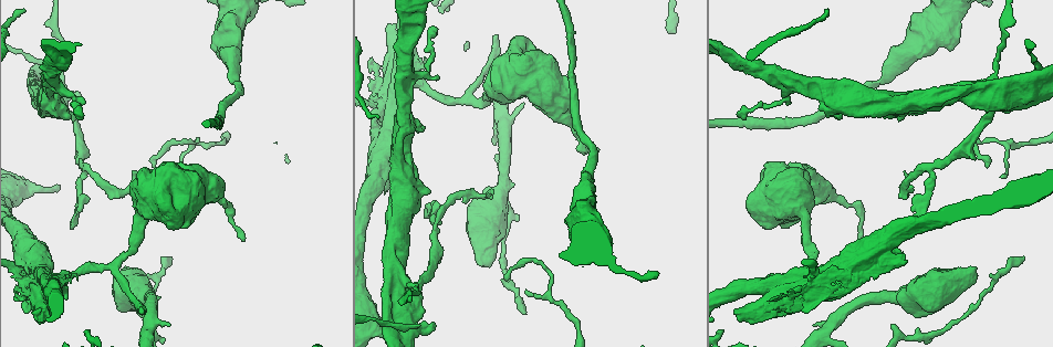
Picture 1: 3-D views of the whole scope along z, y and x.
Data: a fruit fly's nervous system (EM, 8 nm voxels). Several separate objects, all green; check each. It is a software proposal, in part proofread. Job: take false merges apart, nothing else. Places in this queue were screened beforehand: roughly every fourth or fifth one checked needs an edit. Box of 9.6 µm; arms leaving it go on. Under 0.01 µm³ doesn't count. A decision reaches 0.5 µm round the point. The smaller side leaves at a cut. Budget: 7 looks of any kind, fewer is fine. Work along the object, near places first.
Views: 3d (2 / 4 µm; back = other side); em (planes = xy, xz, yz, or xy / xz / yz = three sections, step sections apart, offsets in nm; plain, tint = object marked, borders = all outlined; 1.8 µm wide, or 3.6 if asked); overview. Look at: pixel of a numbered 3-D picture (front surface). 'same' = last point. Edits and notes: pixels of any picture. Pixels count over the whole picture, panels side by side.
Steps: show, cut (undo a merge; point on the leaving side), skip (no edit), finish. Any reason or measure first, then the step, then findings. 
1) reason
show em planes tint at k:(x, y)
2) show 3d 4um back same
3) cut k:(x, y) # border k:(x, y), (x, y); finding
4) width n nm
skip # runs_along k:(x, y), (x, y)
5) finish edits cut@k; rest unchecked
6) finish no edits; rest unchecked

arms part here
show 3d 4um at 1:(115, 265)

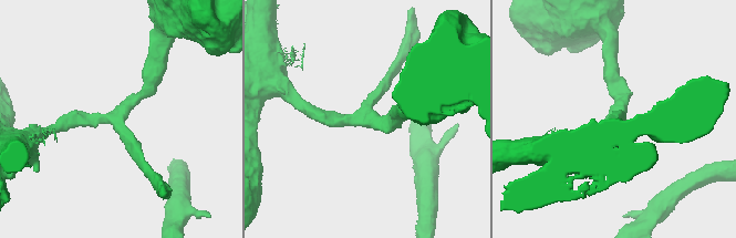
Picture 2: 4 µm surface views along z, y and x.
show em planes plain at 2:(364, 116)

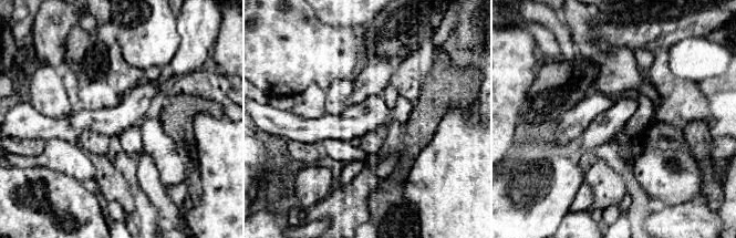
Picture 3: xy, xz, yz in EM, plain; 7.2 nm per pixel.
show em planes tint same

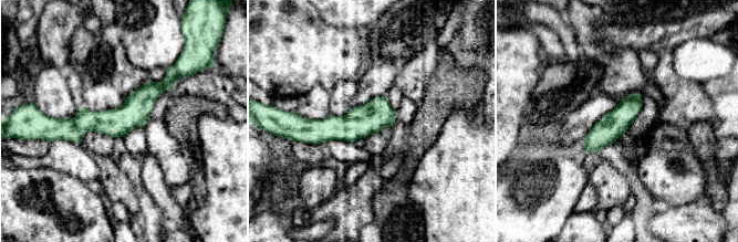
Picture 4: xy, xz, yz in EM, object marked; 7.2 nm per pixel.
skip # runs_along 4:(174, 77), (120, 122), (58, 126); all the same neuron

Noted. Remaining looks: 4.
abrupt turn
show 3d 4um back at 1:(126, 194)

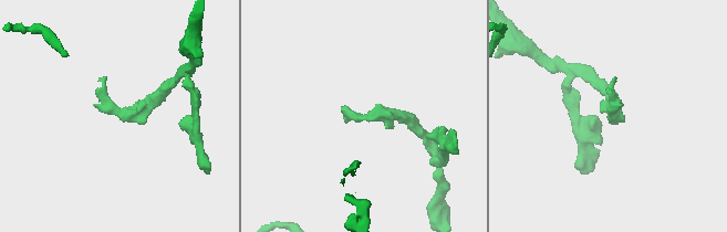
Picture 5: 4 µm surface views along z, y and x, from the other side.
now the EM
show em planes borders at 5:(116, 113)

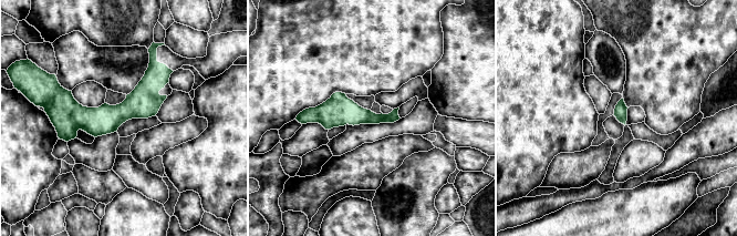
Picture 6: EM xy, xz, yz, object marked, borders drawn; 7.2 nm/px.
width 100 nm
skip # runs_along 6:(168, 71), (118, 114), (58, 111); all the same neuron

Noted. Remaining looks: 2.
thin neck
show em xy step 16 tint at 1:(986, 292)

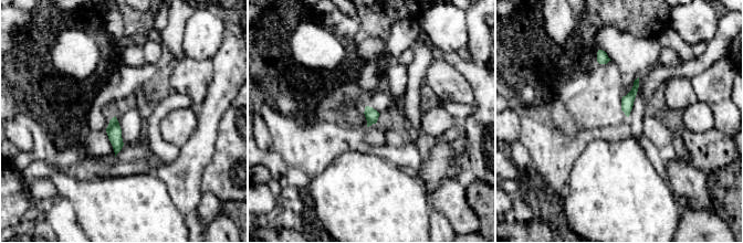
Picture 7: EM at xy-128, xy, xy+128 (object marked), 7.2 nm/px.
cut it another way
show em yz step 16 tint same

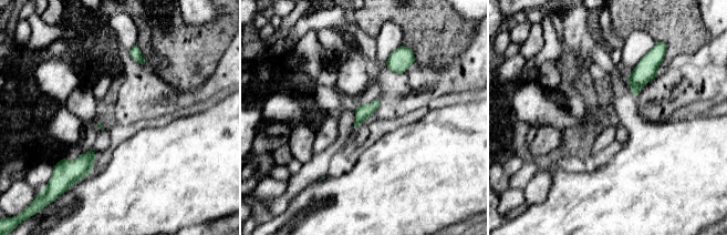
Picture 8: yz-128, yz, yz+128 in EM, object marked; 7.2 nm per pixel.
width 110 nm
skip # continuous, no second neuron

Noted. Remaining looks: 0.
finish no edits; rest unchecked

